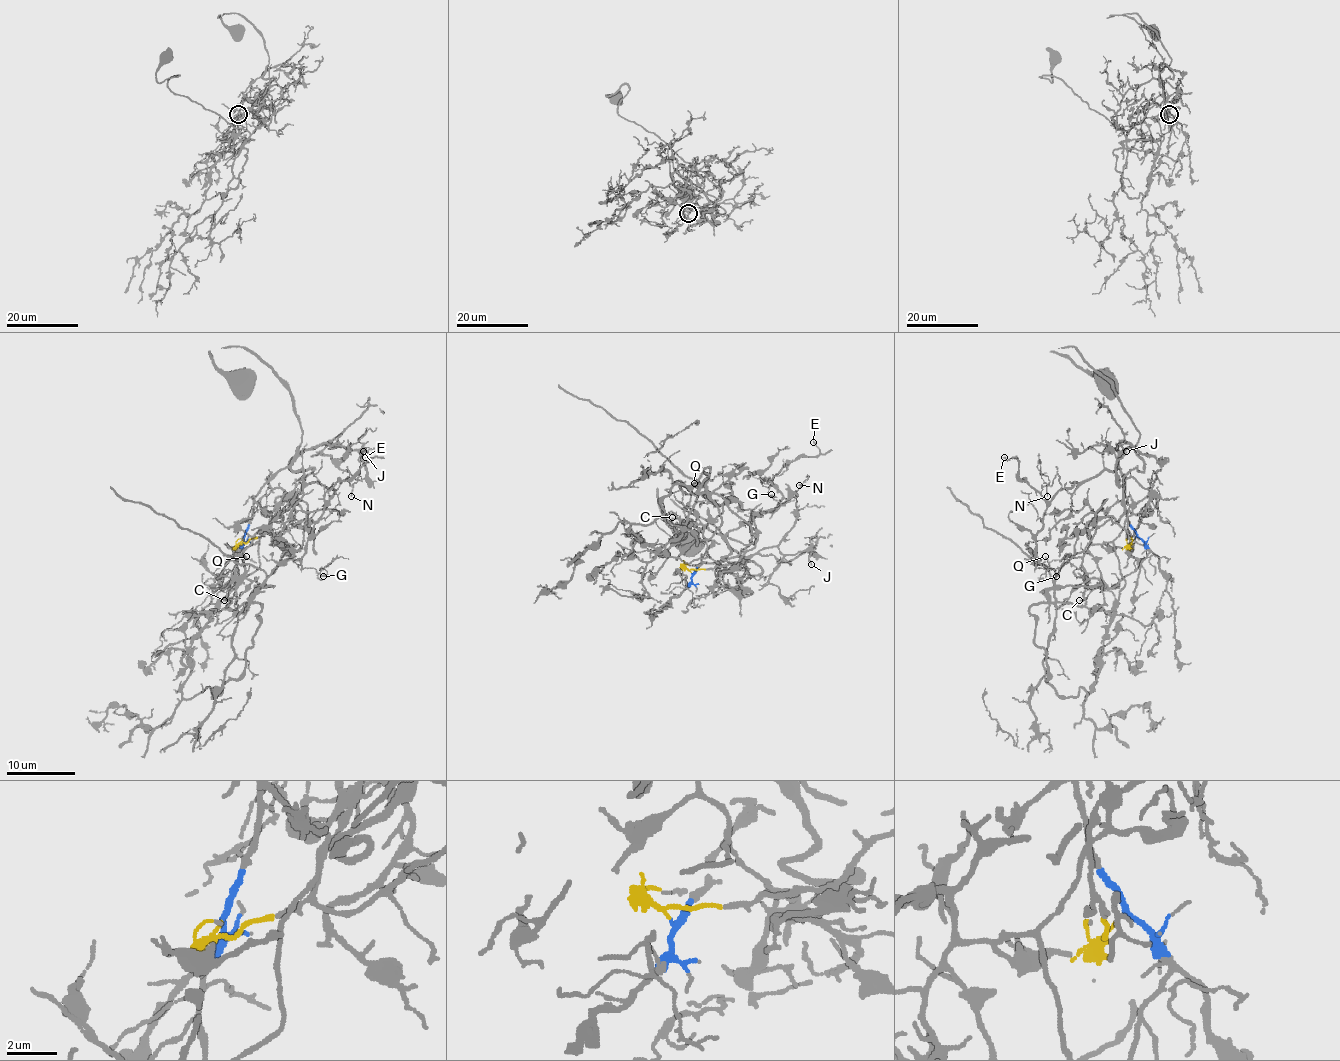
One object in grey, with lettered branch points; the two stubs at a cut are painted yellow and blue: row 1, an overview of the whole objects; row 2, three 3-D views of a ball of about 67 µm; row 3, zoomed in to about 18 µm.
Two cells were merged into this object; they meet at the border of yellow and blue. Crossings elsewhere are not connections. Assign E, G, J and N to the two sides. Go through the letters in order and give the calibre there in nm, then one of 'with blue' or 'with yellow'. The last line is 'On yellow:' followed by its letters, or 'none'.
E: 130 nm | with blue
G: 140 nm | with blue
J: 130 nm | with blue
N: 100 nm | with blue
On yellow: none

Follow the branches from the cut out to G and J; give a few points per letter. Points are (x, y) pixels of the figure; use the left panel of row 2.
G: (243, 539), (253, 498), (289, 467), (301, 471), (333, 494), (301, 559), (323, 576)
J: (243, 539), (256, 493), (301, 453), (326, 443), (349, 447), (360, 459), (364, 452)

